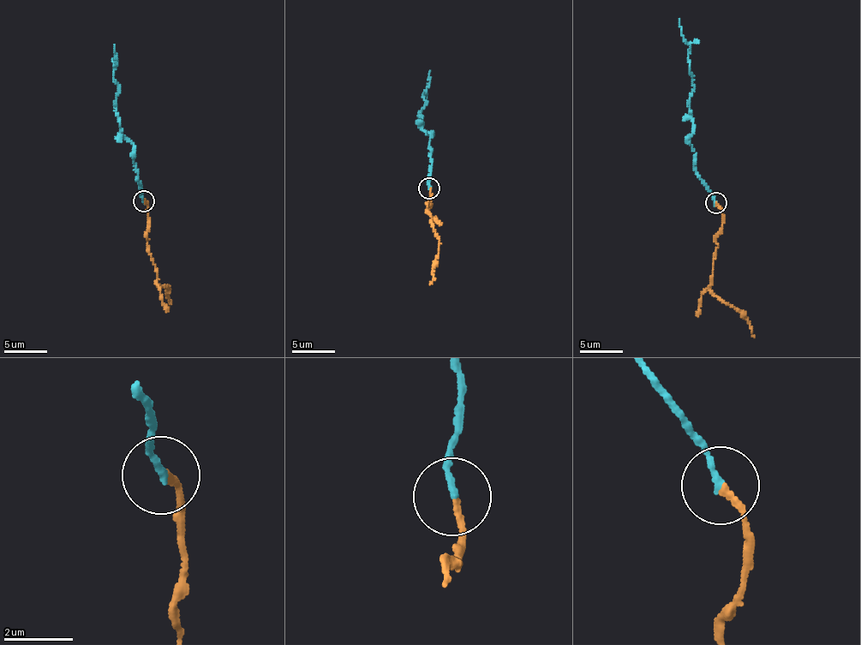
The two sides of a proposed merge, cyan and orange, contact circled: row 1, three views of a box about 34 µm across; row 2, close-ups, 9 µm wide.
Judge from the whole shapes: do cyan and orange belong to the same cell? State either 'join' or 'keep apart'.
join

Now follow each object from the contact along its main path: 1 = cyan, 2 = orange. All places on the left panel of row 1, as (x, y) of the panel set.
1: (143, 200), (133, 144), (120, 133), (114, 44)
2: (145, 201), (147, 204), (147, 242), (157, 283), (168, 284), (167, 308)

